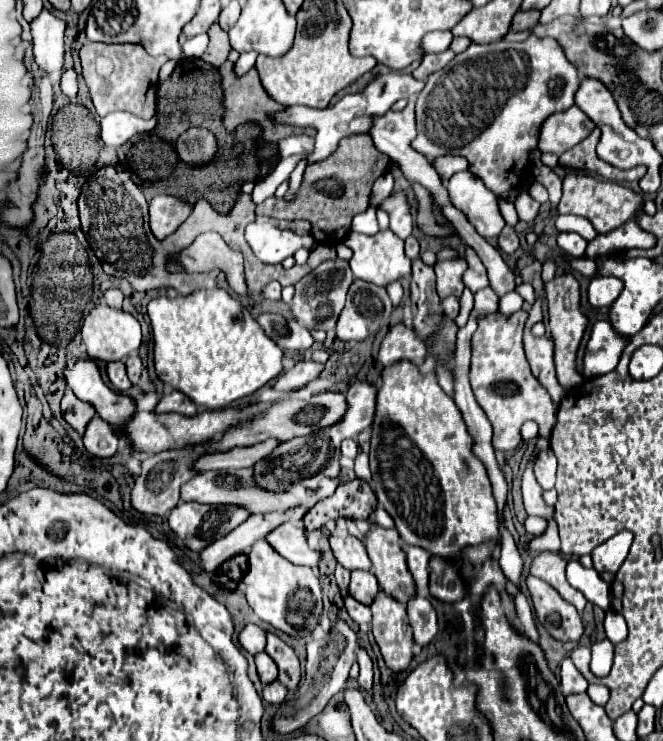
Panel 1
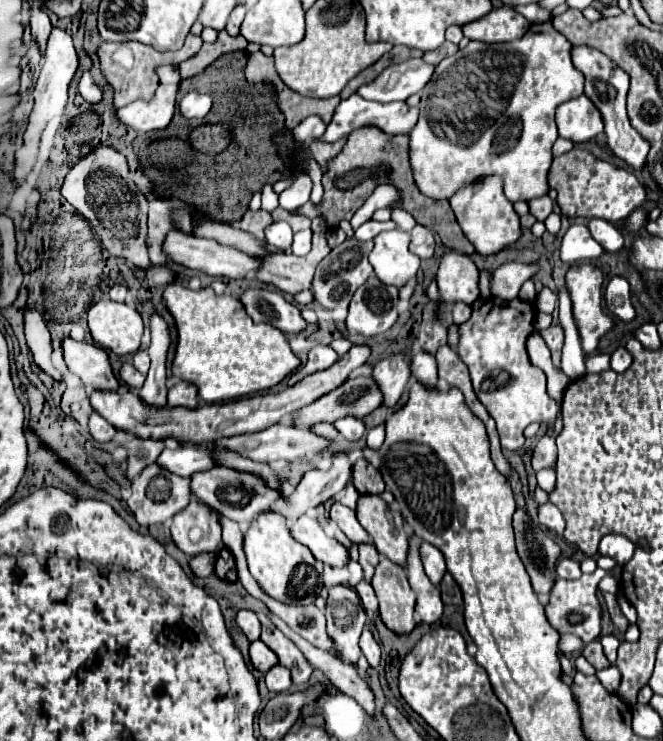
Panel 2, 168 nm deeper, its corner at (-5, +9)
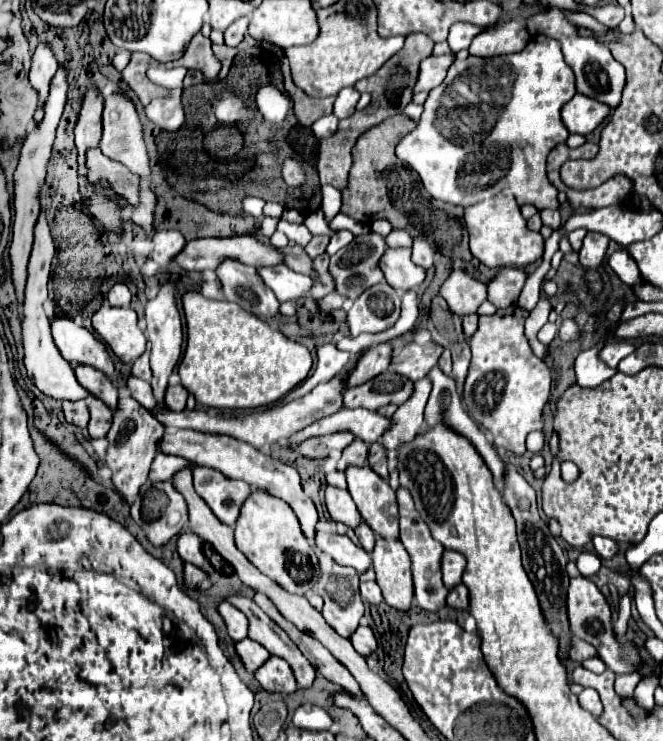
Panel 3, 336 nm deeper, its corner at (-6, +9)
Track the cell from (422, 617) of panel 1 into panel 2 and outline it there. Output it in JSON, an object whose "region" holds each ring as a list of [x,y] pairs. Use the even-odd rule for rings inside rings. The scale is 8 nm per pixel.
{"region":[[[410,541],[410,553],[408,553],[408,565],[406,565],[406,577],[410,581],[412,591],[416,593],[416,613],[422,623],[436,623],[442,617],[442,599],[440,591],[430,583],[422,569],[422,561],[418,555],[418,543]]]}

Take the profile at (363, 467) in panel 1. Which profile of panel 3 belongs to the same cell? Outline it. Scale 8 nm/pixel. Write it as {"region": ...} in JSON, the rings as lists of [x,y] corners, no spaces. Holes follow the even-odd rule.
{"region":[[[425,377],[423,381],[415,383],[415,395],[403,403],[393,419],[395,419],[395,427],[383,435],[383,445],[387,451],[397,451],[401,445],[411,443],[417,435],[423,433],[426,426],[424,421],[425,403],[427,397],[431,393],[431,379]]]}

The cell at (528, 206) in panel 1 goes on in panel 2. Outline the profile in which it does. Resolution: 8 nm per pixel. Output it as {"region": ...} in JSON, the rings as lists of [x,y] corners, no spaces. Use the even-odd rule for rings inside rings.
{"region":[[[542,195],[542,197],[536,197],[536,199],[530,199],[528,201],[528,207],[530,207],[530,213],[538,219],[538,221],[544,221],[550,213],[552,213],[552,199],[548,195]]]}

